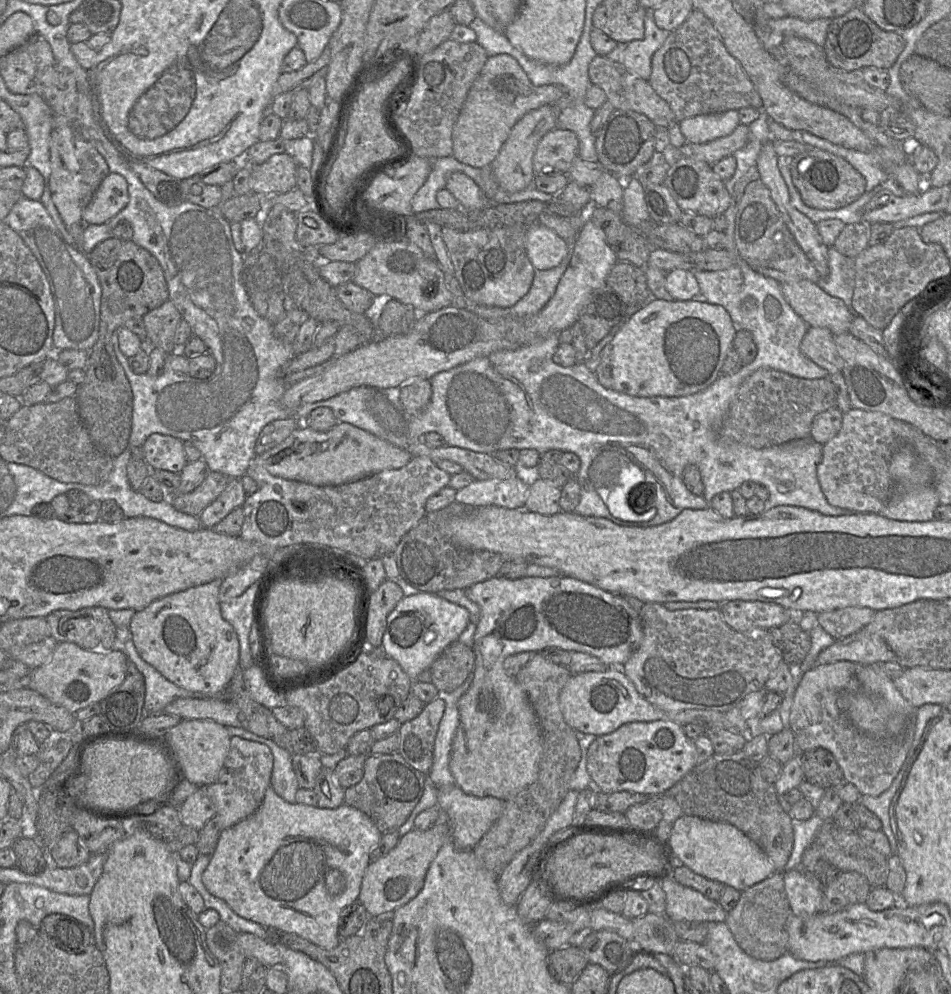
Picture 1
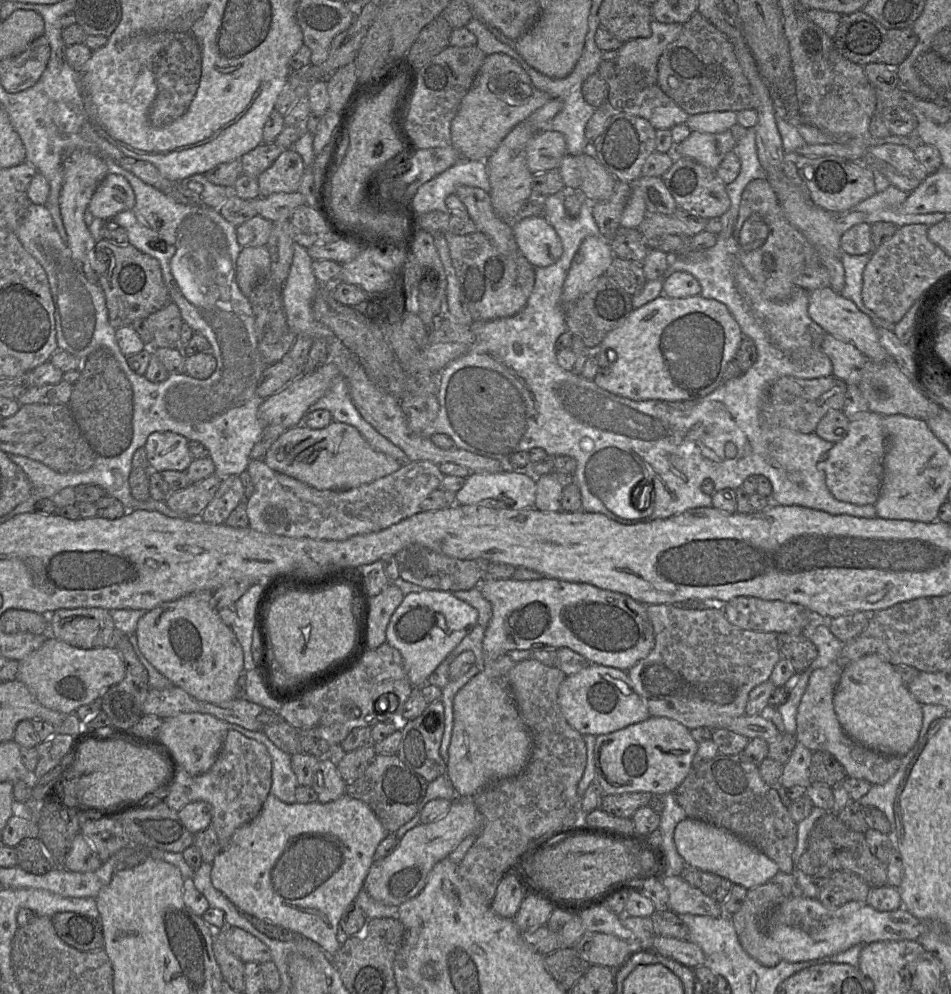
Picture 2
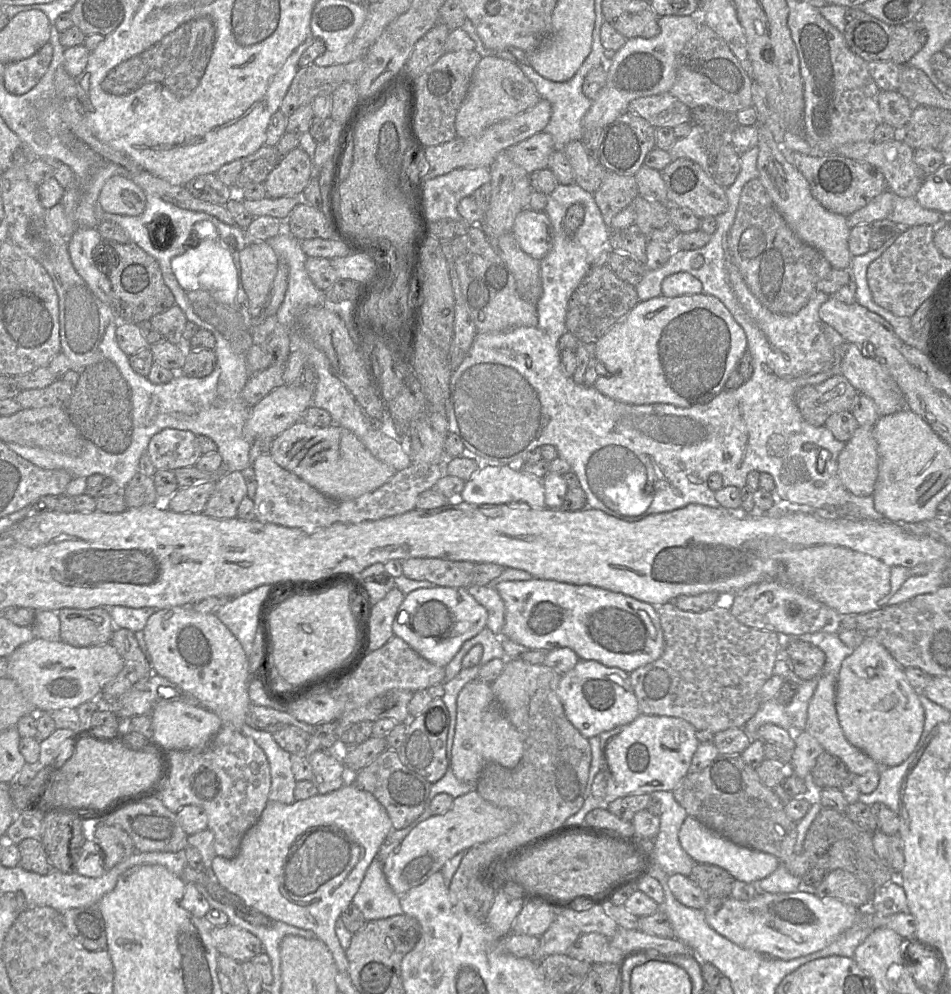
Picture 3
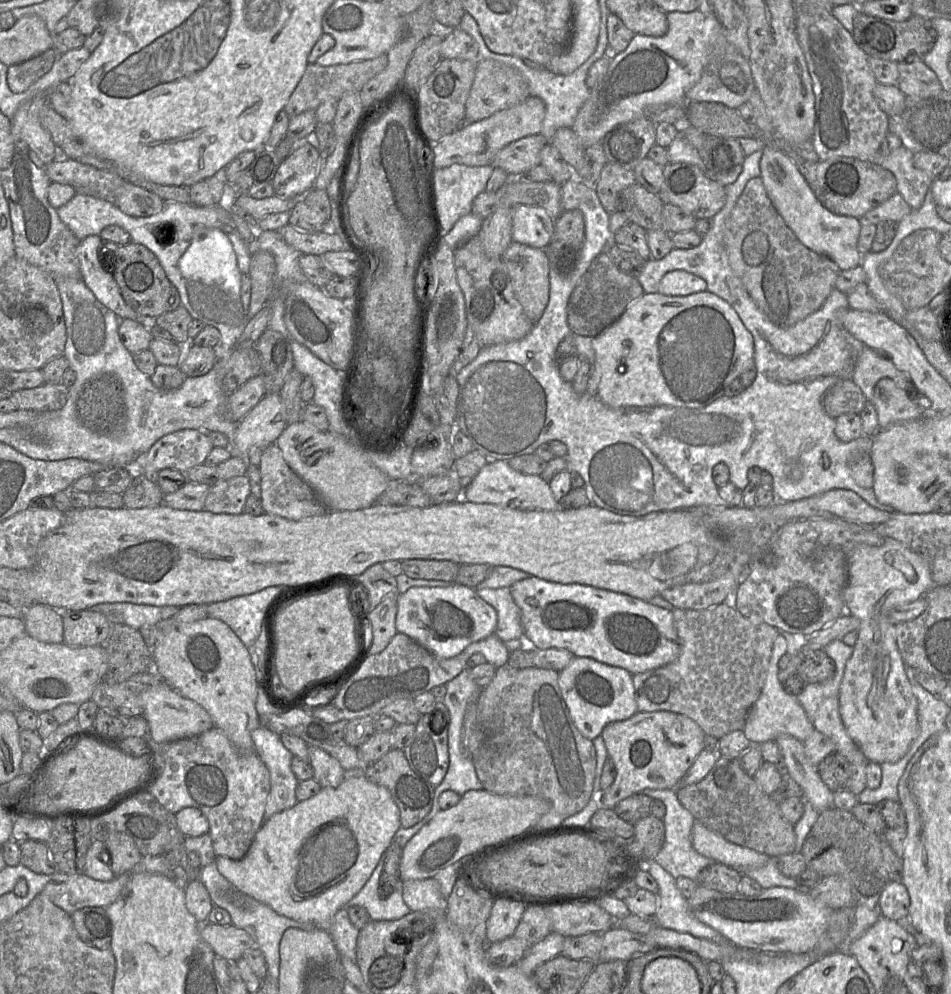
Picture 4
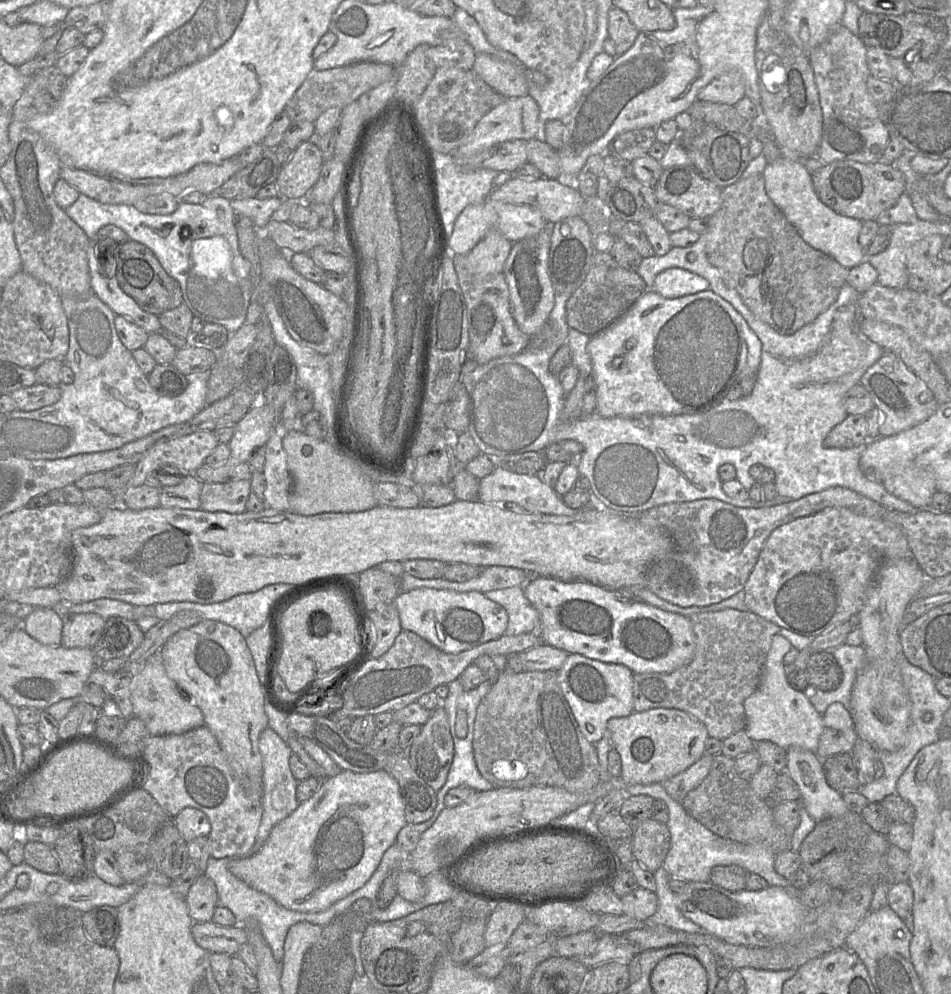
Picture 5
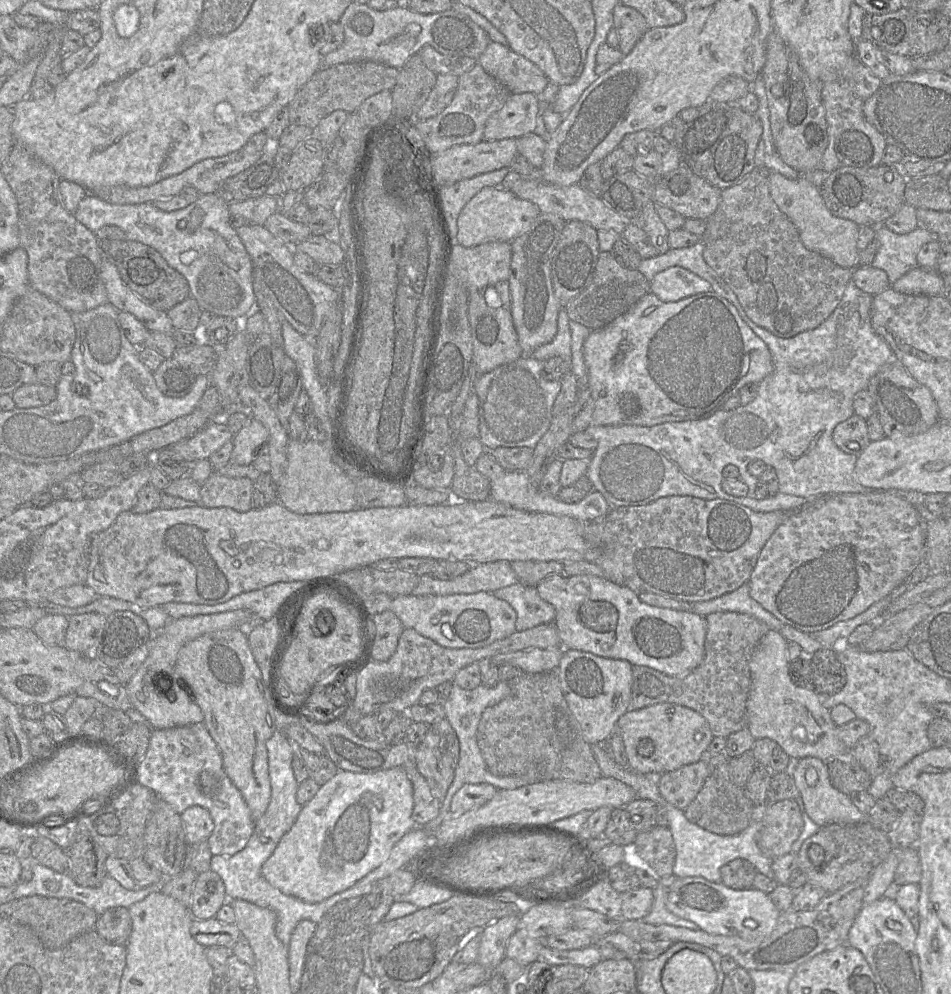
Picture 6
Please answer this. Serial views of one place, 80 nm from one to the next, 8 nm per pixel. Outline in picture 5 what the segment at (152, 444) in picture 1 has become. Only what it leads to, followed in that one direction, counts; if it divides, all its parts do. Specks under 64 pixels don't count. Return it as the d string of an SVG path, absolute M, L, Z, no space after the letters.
M201 430L191 434L171 439L162 439L154 444L135 465L135 473L127 487L137 487L145 484L148 475L157 471L166 464L174 465L187 474L195 473L203 464L206 458L219 444L213 431Z

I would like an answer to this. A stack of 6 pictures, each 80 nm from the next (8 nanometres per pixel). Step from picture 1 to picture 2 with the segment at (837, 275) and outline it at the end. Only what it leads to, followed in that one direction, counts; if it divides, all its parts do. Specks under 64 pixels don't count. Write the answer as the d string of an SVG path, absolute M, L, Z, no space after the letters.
M875 249L863 255L849 255L846 253L839 255L839 259L845 271L845 286L840 292L840 295L854 302L862 313L872 319L876 328L885 328L889 331L893 331L895 324L887 322L875 315L871 310L865 307L862 300L863 271L874 251Z

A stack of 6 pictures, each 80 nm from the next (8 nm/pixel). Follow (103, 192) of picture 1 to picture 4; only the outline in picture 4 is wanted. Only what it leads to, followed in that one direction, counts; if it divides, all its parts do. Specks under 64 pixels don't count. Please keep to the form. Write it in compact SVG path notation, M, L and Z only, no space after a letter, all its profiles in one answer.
M127 181L116 191L114 204L132 217L148 217L159 213L164 203L158 195Z

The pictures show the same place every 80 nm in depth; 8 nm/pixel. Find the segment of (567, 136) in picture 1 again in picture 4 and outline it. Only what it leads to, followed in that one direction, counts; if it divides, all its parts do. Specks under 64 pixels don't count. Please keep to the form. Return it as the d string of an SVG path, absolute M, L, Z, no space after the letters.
M540 133L524 137L502 148L492 165L503 169L511 178L521 177L540 164L540 152L547 143Z

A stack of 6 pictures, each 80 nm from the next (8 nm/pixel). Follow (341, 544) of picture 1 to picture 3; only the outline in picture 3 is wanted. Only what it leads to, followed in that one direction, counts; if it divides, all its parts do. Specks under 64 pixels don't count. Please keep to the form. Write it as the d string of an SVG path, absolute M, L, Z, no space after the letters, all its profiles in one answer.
M269 453L259 456L252 464L257 482L253 498L256 520L288 528L298 528L306 533L327 528L335 523L357 524L380 520L416 509L420 493L432 488L443 476L444 464L412 463L397 471L389 481L372 492L350 500L331 499L294 473L279 466Z

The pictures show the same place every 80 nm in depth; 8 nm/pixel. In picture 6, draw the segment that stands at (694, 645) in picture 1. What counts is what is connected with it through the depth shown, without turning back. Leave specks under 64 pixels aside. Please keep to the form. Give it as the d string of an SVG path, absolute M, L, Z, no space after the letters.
M717 612L705 617L706 639L702 663L685 676L669 676L645 666L633 666L628 711L672 703L702 715L714 737L727 738L746 727L746 706L751 688L749 663L762 638L770 631L757 618L738 612Z

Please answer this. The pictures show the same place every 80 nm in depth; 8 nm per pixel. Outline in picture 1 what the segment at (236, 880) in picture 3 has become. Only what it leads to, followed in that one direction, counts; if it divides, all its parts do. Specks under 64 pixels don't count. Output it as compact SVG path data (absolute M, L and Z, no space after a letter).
M270 785L265 792L261 806L251 816L221 831L217 847L202 874L202 882L207 891L222 899L237 915L261 926L269 926L281 931L296 934L321 948L331 950L339 943L338 924L341 912L358 900L364 873L370 863L370 853L377 847L382 833L373 821L360 810L342 804L335 809L319 808L298 803L288 803L279 797Z

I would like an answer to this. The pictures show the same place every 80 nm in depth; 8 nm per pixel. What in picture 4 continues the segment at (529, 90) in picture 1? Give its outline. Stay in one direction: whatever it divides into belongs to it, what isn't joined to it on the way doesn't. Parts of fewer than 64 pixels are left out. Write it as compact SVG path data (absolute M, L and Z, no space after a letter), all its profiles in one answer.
M479 59L472 88L465 103L464 124L488 118L498 111L523 102L529 96L528 85L516 69L495 60Z

